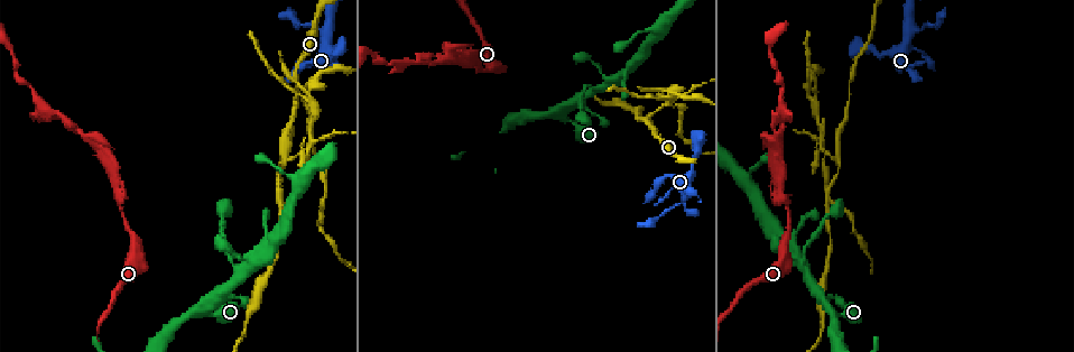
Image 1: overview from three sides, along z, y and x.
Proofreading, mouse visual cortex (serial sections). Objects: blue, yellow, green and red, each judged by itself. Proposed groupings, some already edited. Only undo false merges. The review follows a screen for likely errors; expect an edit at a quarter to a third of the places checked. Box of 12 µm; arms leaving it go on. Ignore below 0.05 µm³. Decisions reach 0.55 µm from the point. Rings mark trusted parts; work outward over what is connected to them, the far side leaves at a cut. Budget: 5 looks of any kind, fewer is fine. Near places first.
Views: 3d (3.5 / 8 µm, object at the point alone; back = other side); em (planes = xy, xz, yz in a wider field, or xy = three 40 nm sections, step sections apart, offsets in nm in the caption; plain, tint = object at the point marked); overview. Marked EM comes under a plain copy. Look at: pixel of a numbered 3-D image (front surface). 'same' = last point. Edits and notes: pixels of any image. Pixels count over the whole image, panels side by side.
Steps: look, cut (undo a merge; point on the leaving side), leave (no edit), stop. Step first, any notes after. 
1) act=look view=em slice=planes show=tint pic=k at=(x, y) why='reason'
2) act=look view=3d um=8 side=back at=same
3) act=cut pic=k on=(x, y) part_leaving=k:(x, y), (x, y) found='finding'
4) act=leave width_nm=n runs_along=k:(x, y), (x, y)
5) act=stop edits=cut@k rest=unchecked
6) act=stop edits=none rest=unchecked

act=look view=3d um=3.5 pic=1 at=(326, 33) why='three arms meet'

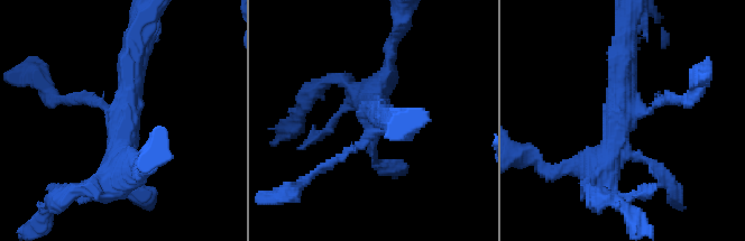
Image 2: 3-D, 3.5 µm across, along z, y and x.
act=look view=em slice=planes show=tint pic=2 at=(625, 115)

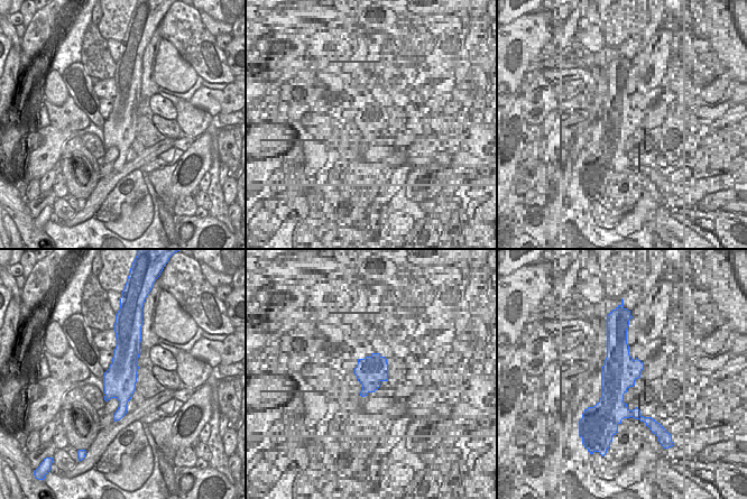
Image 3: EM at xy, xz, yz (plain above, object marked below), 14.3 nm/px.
act=look view=em slice=xy step=3 show=tint at=same why='another direction'

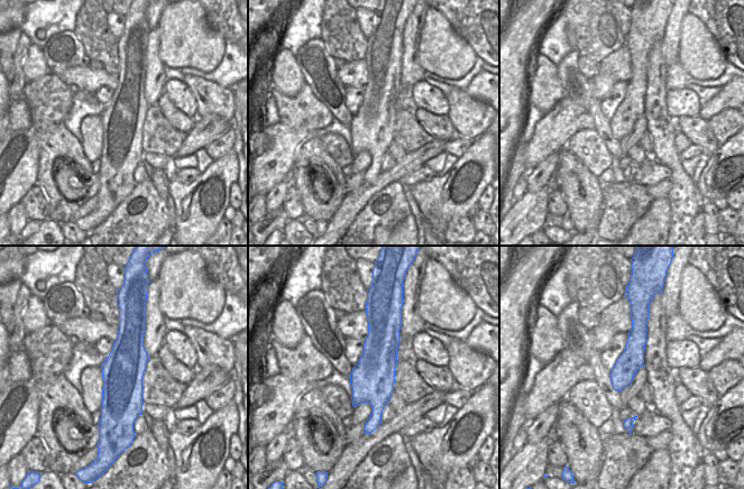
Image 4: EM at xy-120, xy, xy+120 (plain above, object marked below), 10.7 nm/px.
act=leave runs_along=2:(108, 186), (136, 45) found='one cell here'

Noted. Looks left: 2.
act=look view=3d um=3.5 pic=1 at=(562, 115) why='three arms meet'

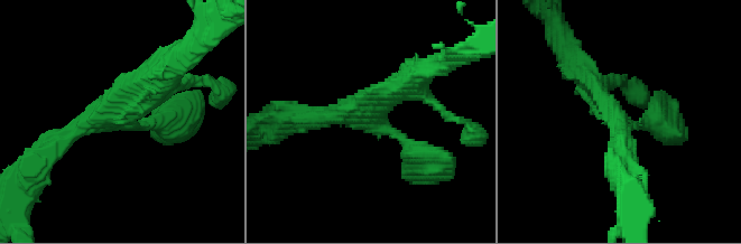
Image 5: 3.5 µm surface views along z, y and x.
act=look view=em slice=planes show=tint pic=5 at=(619, 115) arms=3 arm_widths_nm=250,350,350

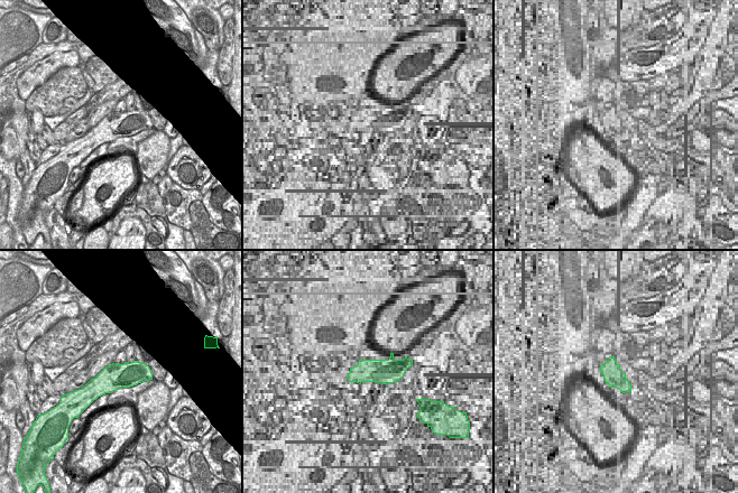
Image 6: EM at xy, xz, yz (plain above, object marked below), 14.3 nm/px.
act=leave found='continuous, no second cell'

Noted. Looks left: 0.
act=stop edits=none rest=unchecked

